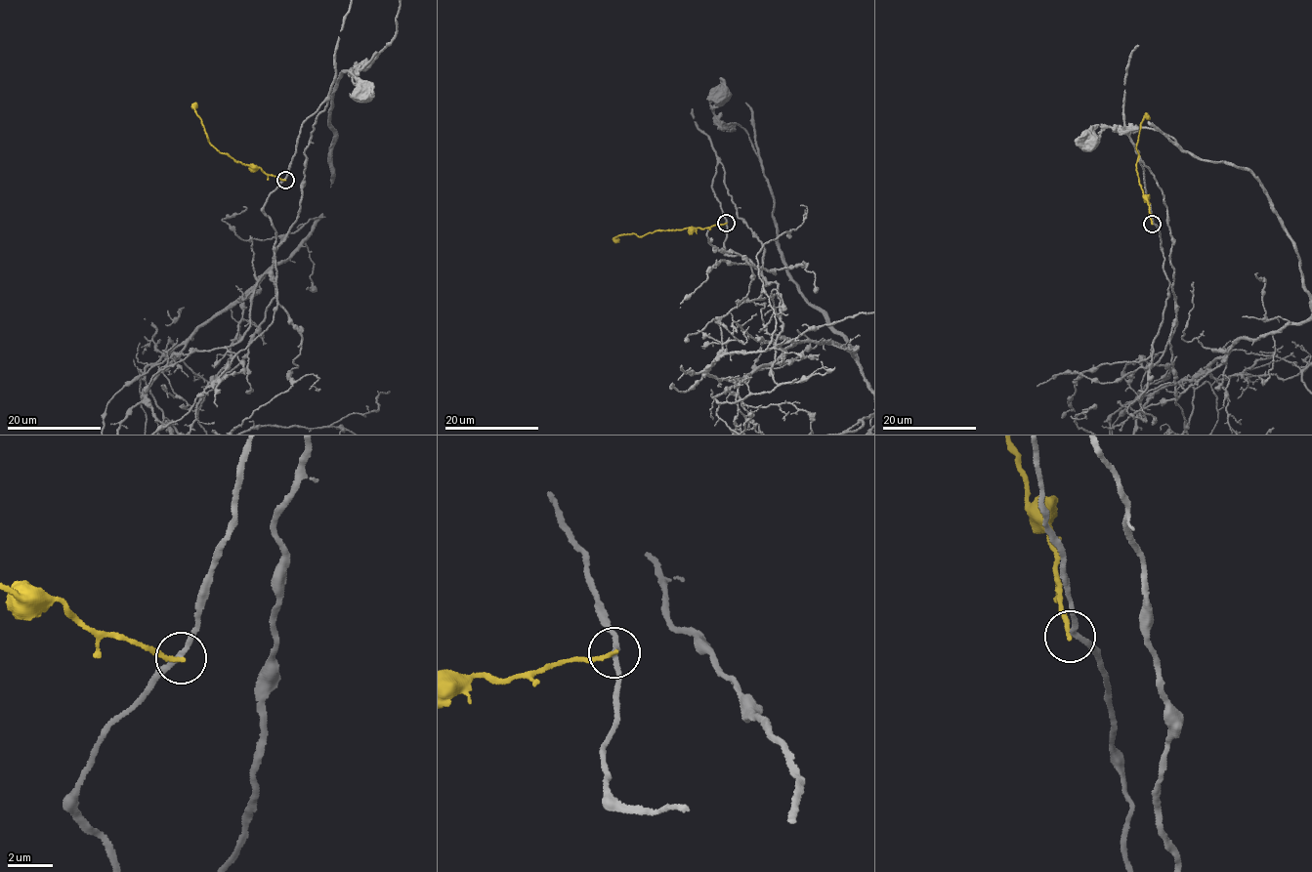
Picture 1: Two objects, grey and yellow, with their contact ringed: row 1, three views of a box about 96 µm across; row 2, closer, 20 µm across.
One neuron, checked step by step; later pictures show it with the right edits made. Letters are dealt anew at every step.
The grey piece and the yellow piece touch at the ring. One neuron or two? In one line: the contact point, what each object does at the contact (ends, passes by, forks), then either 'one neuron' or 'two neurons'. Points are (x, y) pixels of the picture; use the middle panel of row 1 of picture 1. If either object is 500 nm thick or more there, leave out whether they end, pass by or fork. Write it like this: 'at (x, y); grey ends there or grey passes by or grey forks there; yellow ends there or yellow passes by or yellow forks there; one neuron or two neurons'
at (726, 223); grey passes by; yellow ends there; two neurons

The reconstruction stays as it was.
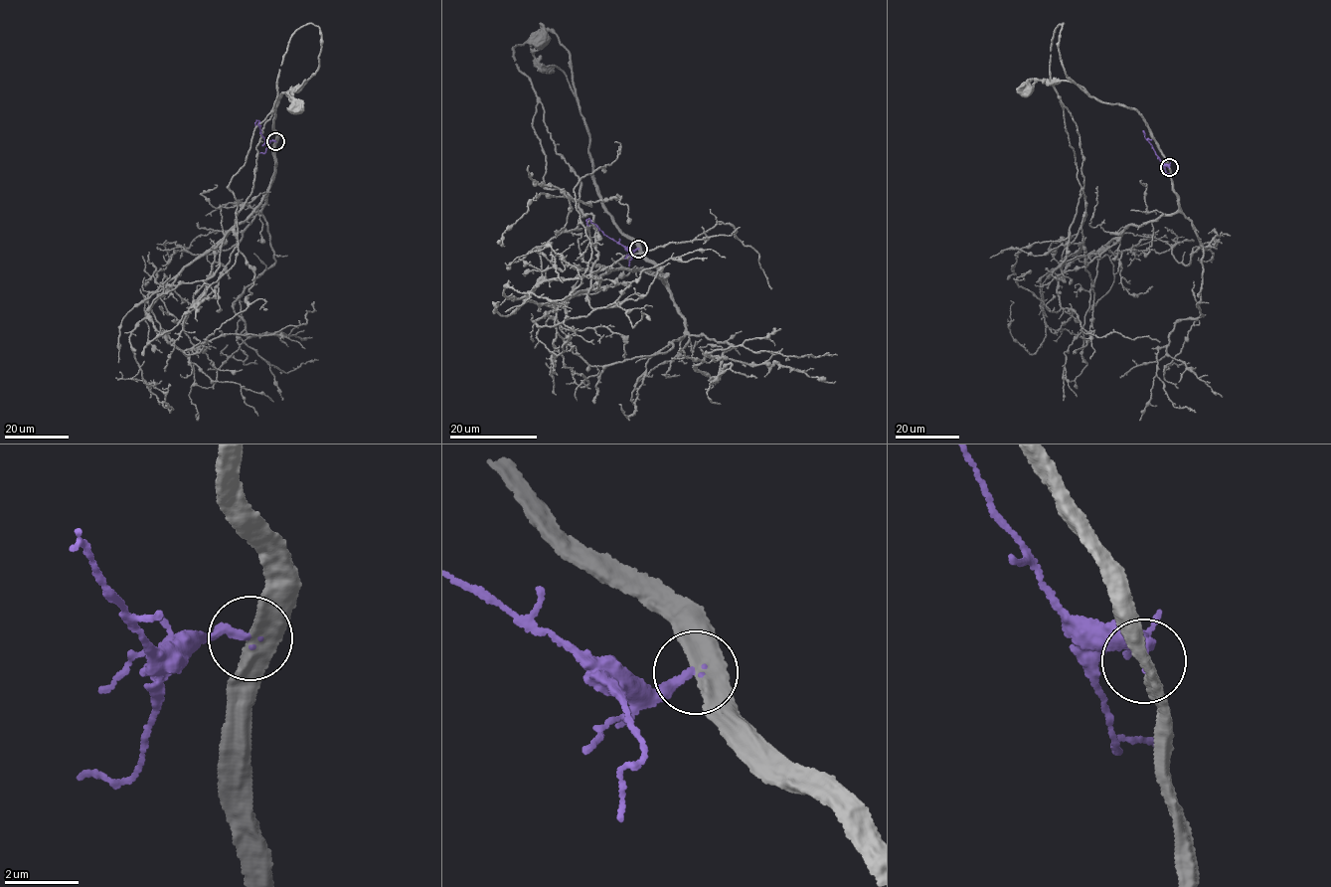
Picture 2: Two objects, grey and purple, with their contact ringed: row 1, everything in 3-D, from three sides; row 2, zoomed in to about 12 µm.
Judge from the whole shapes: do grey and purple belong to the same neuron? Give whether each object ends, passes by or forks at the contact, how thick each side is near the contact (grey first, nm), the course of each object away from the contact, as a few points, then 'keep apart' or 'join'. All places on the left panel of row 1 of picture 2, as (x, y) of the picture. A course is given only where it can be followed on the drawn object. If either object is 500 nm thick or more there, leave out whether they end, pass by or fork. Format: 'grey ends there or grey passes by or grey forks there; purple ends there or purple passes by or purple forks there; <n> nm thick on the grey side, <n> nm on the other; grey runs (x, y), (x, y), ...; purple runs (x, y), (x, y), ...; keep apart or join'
grey passes by; purple ends there; 400 nm thick on the grey side, 220 nm on the other; grey runs (274, 141), (273, 120), (278, 98), (288, 91), (298, 92), (305, 81), (289, 95), (295, 107); purple runs (274, 141), (265, 139), (258, 120), (254, 125); keep apart

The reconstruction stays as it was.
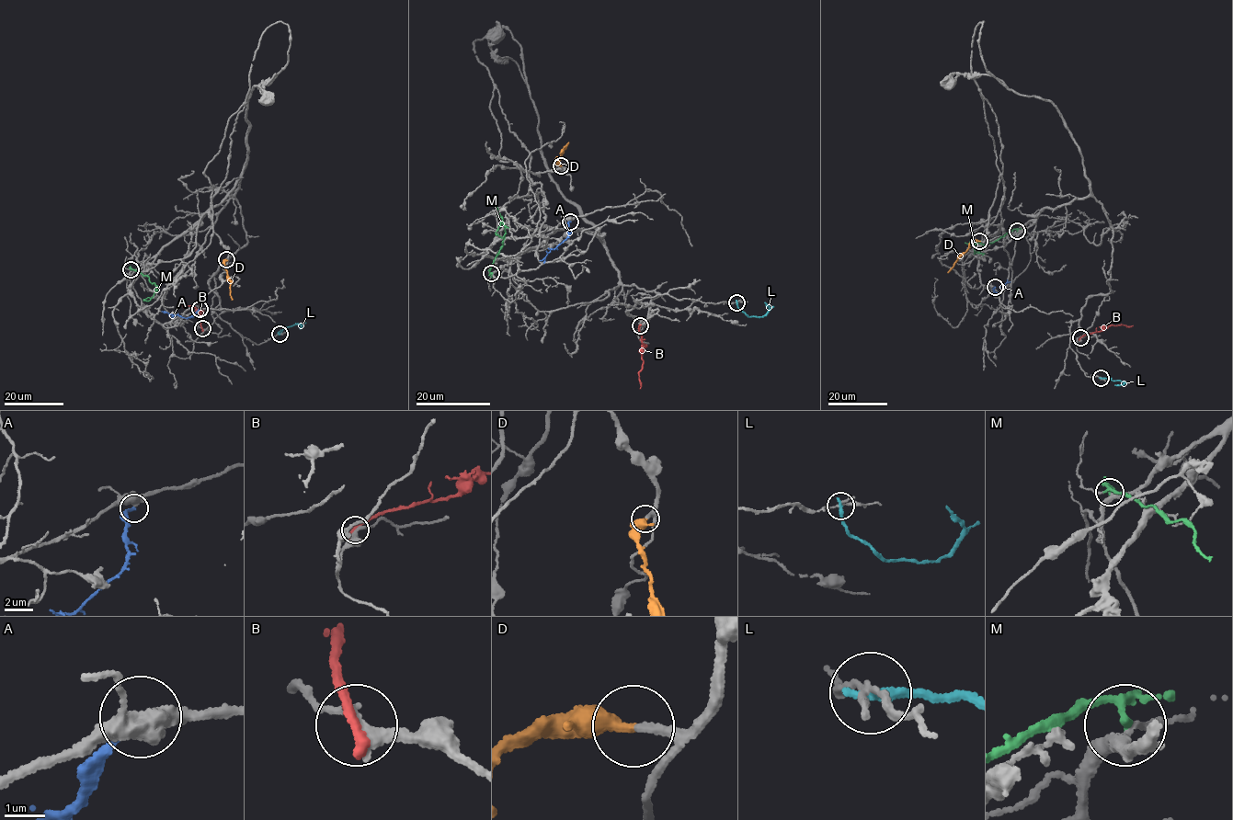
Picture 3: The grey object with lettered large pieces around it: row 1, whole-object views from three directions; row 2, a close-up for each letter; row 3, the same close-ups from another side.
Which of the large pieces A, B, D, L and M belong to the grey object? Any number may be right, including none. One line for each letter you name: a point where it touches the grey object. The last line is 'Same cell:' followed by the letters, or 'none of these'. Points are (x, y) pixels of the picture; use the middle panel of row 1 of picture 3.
D: contact (561, 165)
Same cell: D

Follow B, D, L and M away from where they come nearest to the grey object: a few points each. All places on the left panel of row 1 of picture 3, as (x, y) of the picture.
B: (202, 328), (196, 307), (181, 305)
D: (225, 259), (233, 300)
L: (279, 334), (284, 328), (296, 324), (302, 326), (300, 329)
M: (131, 269), (146, 276), (157, 287), (153, 297), (143, 300), (151, 299)

